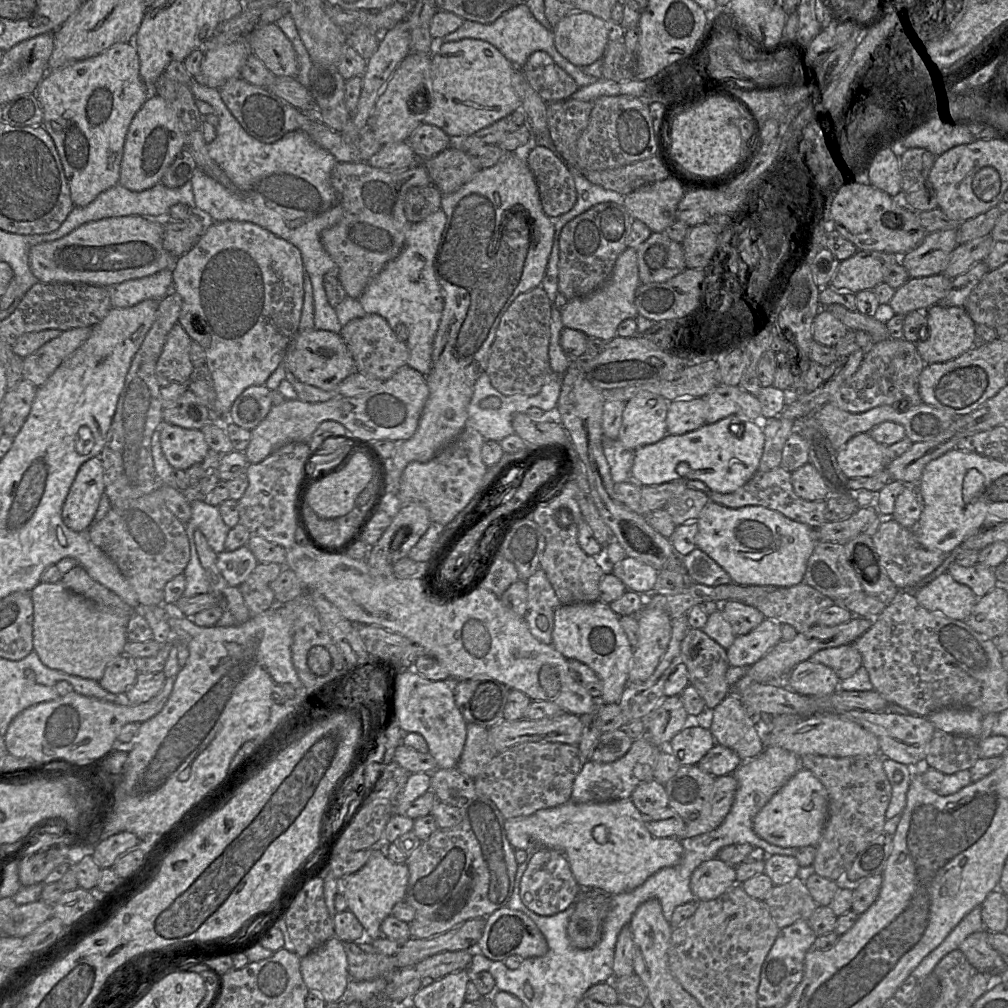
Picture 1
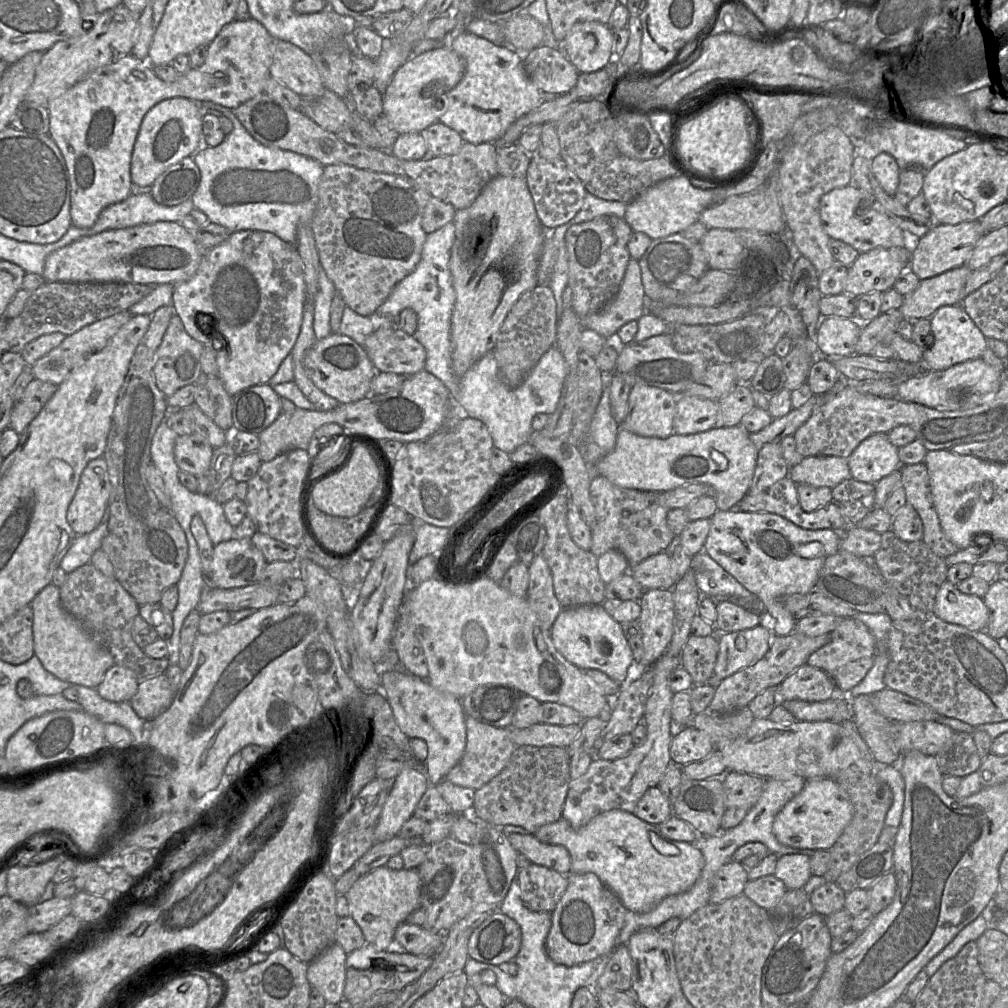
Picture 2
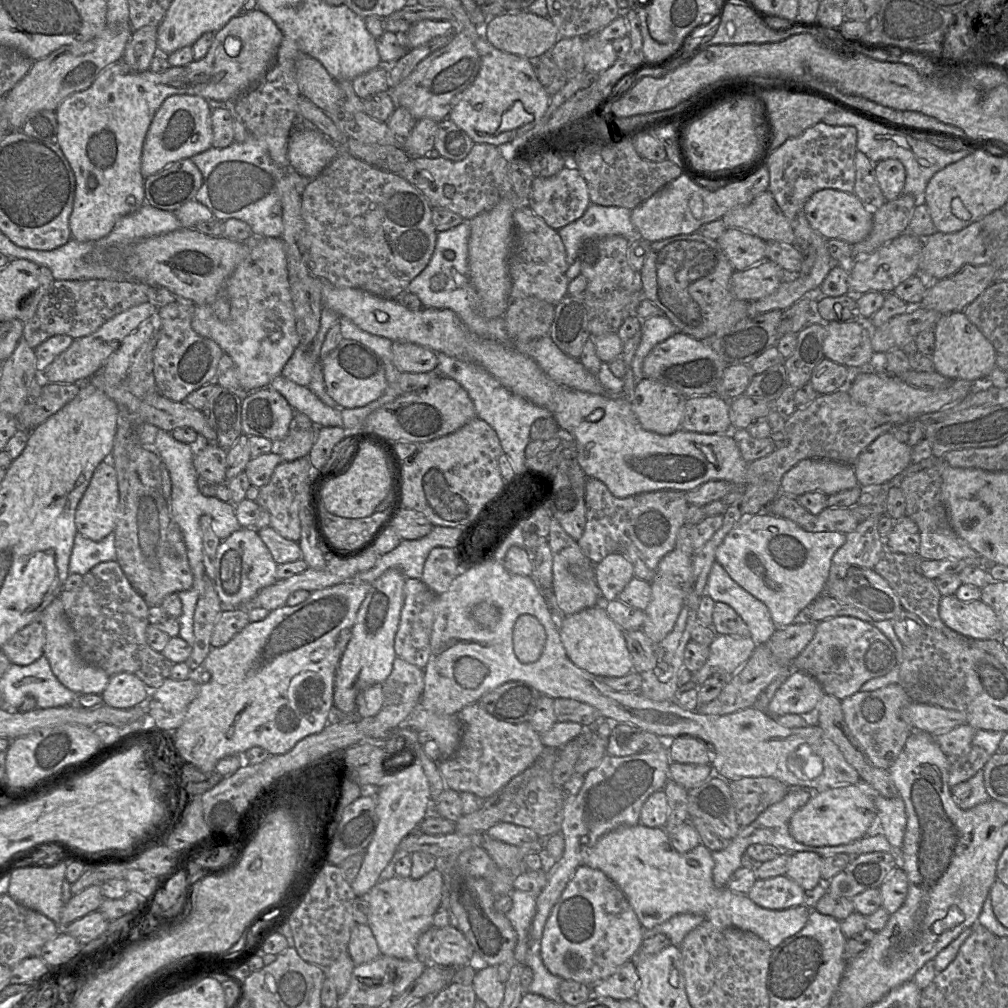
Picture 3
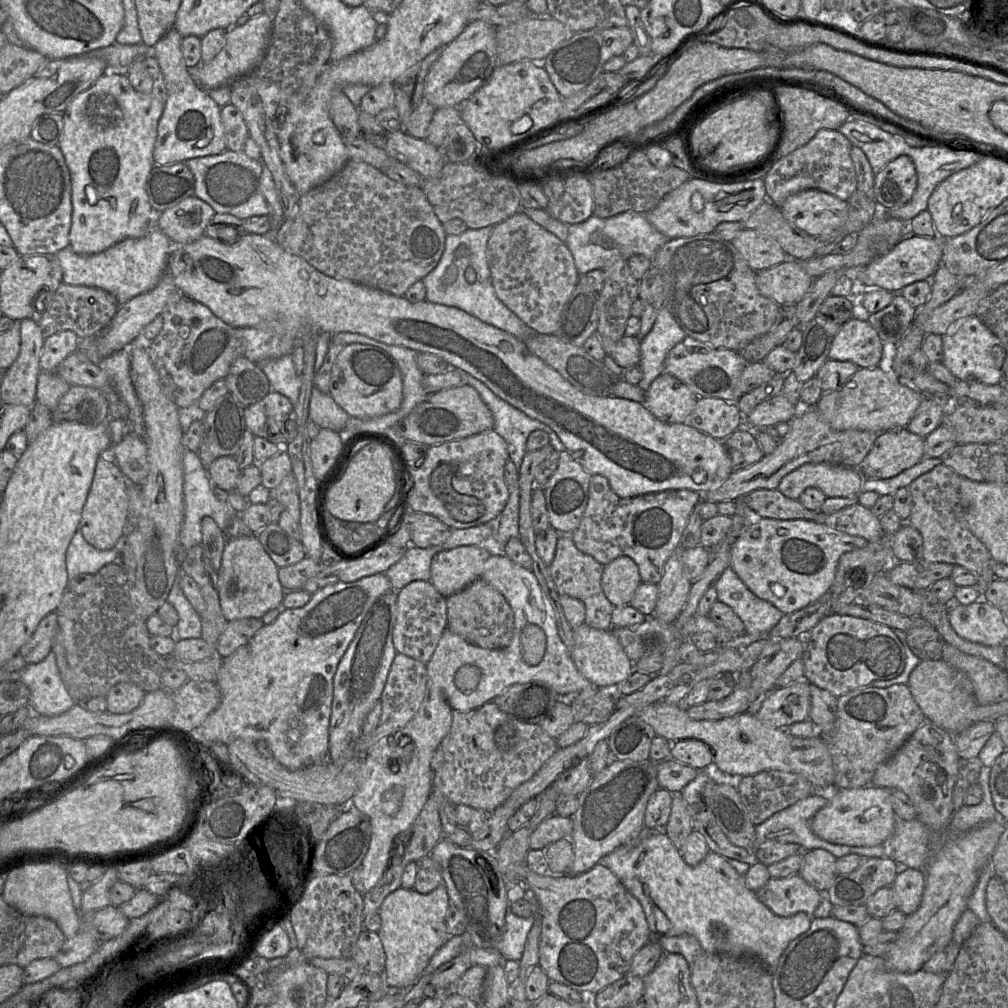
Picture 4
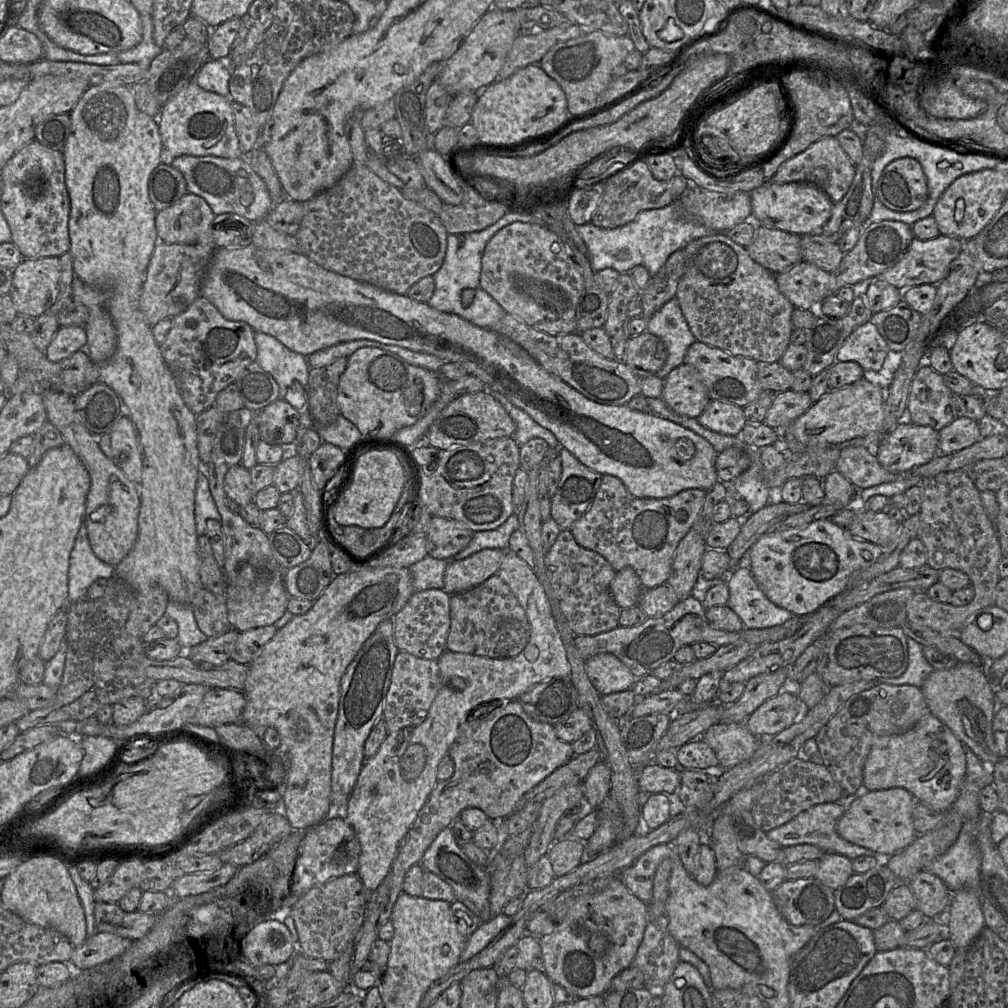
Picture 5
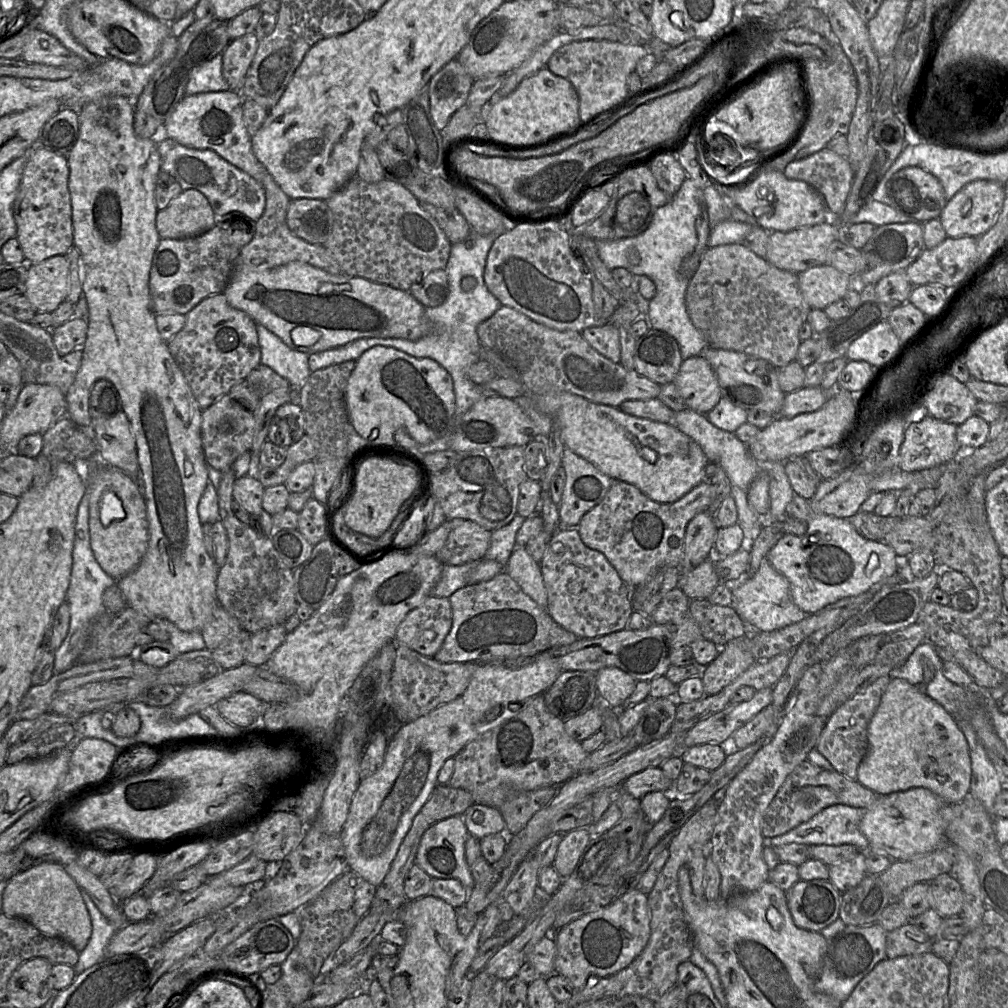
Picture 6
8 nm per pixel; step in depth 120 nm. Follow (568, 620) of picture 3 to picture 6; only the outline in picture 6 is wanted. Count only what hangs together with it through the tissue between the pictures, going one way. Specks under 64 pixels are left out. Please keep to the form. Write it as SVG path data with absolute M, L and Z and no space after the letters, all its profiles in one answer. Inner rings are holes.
M606 667L596 672L598 694L603 702L614 709L622 708L637 682L631 675L616 667Z

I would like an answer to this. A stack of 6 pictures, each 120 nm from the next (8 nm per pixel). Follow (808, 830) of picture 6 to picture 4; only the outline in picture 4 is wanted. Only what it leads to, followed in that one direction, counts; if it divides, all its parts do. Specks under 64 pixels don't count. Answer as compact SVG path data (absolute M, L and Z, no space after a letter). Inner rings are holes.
M815 794L797 801L795 804L773 814L766 821L756 826L756 839L754 843L754 851L762 845L771 844L785 844L794 843L799 844L805 850L823 849L831 853L836 858L846 856L849 854L856 854L866 858L880 858L884 857L885 845L877 845L872 847L864 846L847 846L840 844L833 844L826 840L819 838L811 829L811 821L814 815L827 804L825 797Z

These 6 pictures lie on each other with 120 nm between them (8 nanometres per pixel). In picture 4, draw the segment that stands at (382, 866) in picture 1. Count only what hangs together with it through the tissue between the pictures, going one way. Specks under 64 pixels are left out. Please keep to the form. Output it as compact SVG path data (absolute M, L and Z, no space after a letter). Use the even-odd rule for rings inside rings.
M445 883L427 894L400 887L382 902L378 914L381 926L378 935L385 952L385 982L391 989L409 988L421 975L435 952L450 937L445 917L450 905Z

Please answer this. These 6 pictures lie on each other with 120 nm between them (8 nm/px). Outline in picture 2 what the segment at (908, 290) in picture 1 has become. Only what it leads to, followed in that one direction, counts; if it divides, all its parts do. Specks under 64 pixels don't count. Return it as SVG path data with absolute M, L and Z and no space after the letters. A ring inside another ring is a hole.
M964 265L920 280L915 290L903 296L898 310L904 319L914 322L929 319L942 306L961 304L967 296L965 283L971 271Z

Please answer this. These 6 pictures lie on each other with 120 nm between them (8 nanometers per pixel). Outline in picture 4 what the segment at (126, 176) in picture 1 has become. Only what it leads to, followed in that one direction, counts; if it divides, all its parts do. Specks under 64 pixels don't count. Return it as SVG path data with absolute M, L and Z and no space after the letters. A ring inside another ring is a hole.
M171 28L153 47L153 57L158 61L167 91L153 151L155 165L169 165L192 158L218 155L227 149L221 107L206 90L196 84L189 73L181 50L182 38L175 28Z

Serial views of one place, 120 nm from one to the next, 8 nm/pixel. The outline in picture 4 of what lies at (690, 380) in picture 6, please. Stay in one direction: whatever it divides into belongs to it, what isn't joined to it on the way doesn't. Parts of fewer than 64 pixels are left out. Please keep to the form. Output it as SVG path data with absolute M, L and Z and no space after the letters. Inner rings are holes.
M662 373L646 391L645 406L659 420L685 423L695 408L698 396L671 374Z

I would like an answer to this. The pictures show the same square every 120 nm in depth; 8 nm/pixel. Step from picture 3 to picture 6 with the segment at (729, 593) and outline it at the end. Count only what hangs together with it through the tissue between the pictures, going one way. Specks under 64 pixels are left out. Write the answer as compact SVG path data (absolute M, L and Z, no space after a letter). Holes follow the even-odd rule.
M767 557L761 560L758 571L749 578L742 579L733 586L733 603L731 605L743 621L747 621L762 632L771 632L800 622L808 615L792 600L790 583L776 571Z

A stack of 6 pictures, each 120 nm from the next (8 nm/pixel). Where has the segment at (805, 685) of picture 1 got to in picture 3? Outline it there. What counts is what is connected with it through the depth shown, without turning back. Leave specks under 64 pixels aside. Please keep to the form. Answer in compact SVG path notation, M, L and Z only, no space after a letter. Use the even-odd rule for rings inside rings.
M793 669L776 691L766 712L772 717L789 713L810 716L816 712L823 695L823 688L815 678Z

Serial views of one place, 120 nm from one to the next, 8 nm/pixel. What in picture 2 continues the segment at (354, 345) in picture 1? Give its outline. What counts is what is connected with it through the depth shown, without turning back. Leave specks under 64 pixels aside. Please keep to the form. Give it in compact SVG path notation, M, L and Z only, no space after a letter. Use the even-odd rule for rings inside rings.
M382 323L363 347L377 372L410 376L425 369L424 346L395 323Z

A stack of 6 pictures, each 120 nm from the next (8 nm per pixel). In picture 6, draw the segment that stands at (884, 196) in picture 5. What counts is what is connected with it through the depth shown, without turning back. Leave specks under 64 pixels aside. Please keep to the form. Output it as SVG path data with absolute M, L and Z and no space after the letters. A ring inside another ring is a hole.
M917 166L894 173L886 184L886 194L891 207L919 222L938 218L947 202L939 180Z

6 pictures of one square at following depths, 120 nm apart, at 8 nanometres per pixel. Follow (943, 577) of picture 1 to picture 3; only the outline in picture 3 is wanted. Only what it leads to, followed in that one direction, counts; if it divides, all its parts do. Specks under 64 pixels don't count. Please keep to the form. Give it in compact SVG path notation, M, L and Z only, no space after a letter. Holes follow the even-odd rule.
M955 595L942 596L939 616L945 625L969 639L1001 637L1001 626L995 611L981 599L964 602Z

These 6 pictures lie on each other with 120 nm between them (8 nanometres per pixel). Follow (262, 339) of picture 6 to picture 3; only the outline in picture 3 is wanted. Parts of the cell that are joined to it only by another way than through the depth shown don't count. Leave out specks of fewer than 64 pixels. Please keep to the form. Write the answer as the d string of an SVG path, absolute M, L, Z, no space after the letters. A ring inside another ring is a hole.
M282 375L274 378L271 381L270 386L278 391L288 401L294 411L307 415L312 420L315 427L330 426L343 428L344 422L342 411L346 408L332 408L327 406L310 390L308 386L296 384Z

